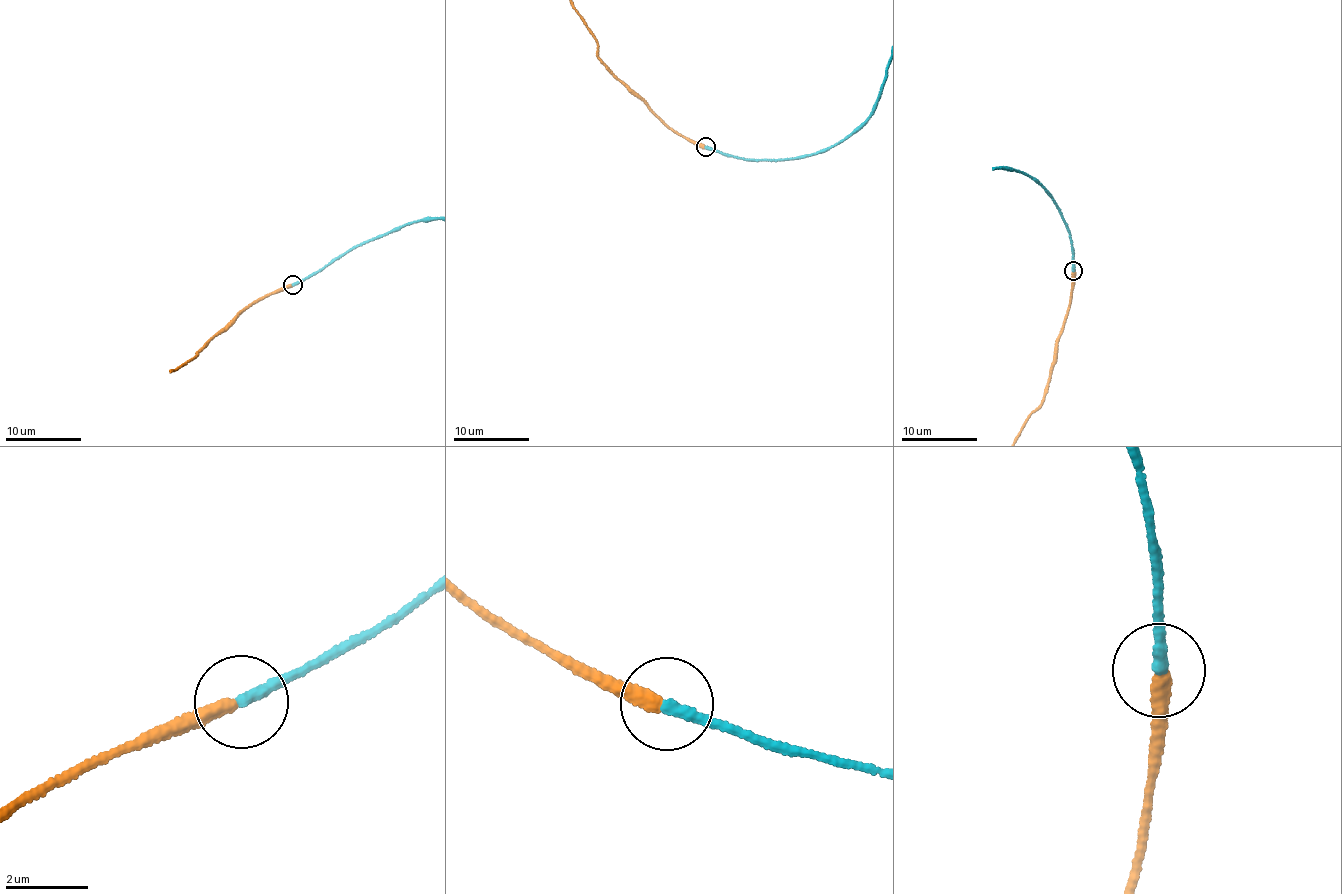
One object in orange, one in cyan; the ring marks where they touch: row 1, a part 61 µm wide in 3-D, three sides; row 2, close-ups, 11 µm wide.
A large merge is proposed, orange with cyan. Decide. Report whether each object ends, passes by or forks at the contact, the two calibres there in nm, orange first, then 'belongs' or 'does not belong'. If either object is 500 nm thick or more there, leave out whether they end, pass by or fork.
orange ends there; cyan ends there; 360 nm thick on the orange side, 280 nm on the other; belongs

